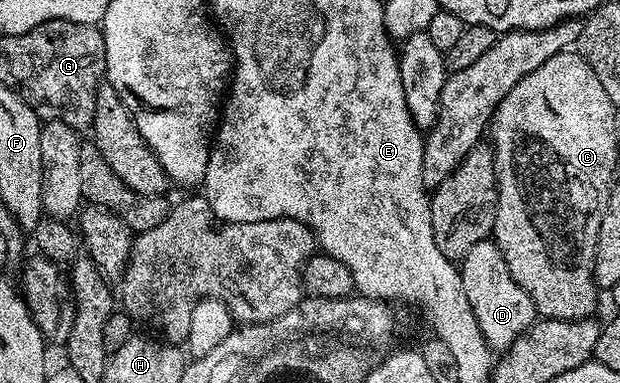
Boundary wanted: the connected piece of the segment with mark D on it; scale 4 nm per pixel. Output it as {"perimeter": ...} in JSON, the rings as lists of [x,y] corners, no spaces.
{"perimeter":[[[492,240],[476,244],[472,252],[460,259],[464,296],[468,296],[468,304],[472,304],[472,312],[478,321],[478,327],[491,351],[505,352],[519,336],[526,333],[536,321],[536,311],[528,292],[512,280],[512,272],[508,272],[508,264],[504,260],[502,250]]]}

